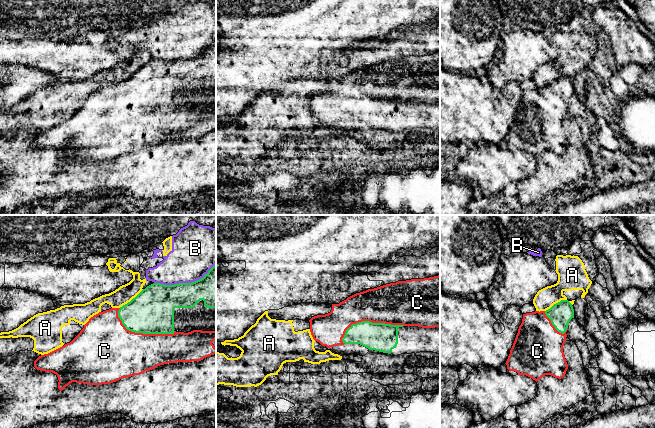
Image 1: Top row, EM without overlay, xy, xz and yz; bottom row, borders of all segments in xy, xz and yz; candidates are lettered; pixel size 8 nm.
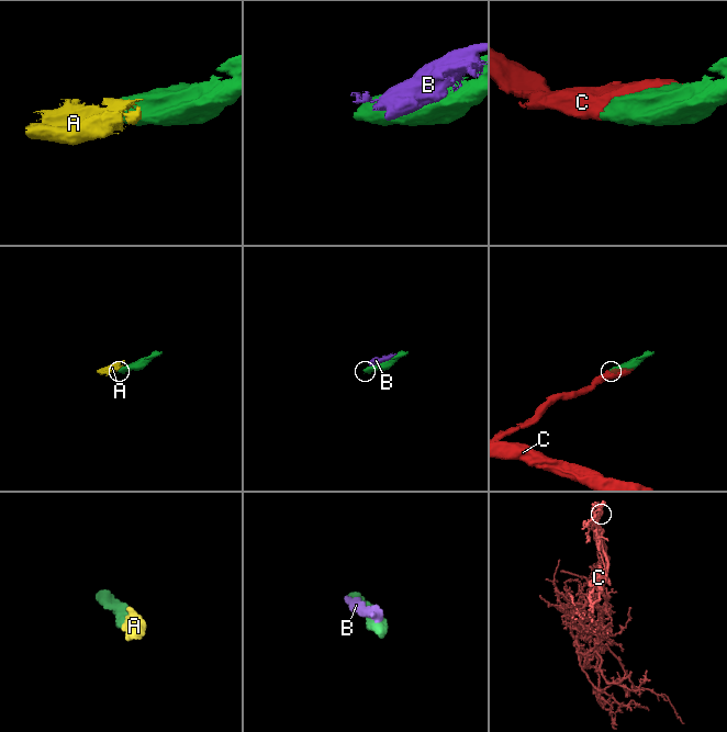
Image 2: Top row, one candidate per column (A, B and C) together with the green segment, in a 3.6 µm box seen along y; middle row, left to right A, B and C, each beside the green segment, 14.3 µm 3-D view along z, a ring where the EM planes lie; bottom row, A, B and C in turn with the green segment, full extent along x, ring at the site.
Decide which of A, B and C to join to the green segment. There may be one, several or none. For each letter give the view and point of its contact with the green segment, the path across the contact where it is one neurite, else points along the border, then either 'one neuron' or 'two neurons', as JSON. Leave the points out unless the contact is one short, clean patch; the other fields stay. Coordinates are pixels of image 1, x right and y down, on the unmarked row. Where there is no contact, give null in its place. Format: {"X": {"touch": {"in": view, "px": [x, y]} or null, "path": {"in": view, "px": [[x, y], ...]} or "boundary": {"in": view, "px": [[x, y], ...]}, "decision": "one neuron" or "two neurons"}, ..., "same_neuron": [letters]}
{"A": {"touch": {"in": "xy", "px": [132, 75]}, "decision": "two neurons"}, "B": {"touch": {"in": "xy", "px": [185, 59]}, "decision": "two neurons"}, "C": {"touch": {"in": "xz", "px": [370, 98]}, "decision": "one neuron"}, "same_neuron": ["C"]}

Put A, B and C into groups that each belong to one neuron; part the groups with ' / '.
A B / C

